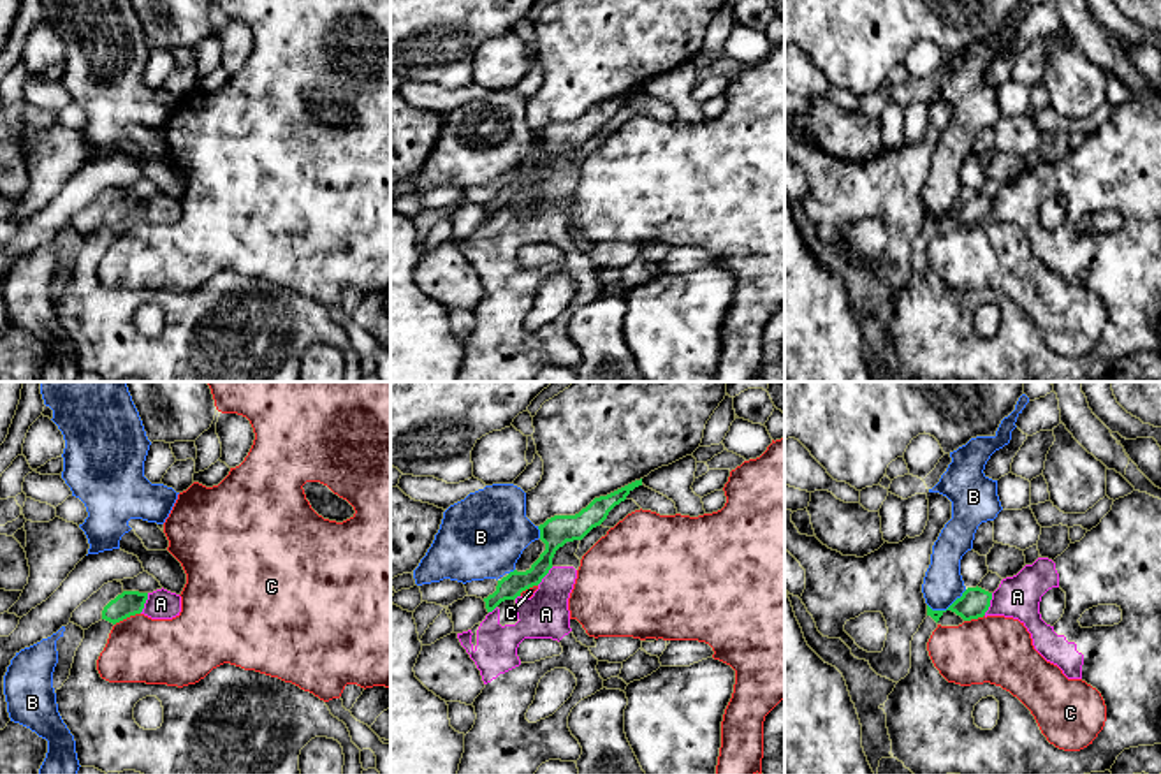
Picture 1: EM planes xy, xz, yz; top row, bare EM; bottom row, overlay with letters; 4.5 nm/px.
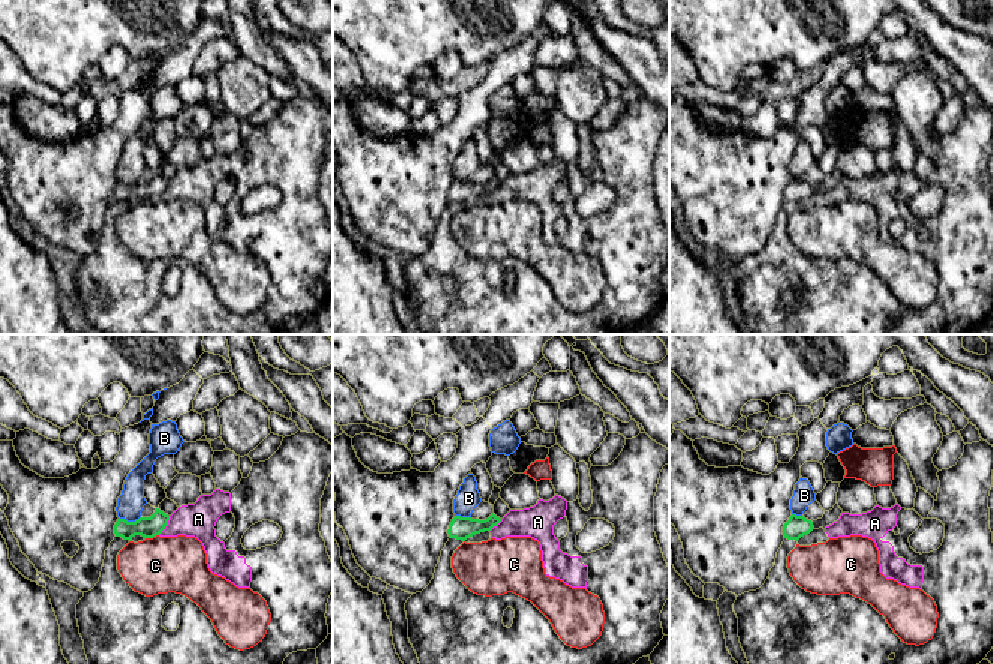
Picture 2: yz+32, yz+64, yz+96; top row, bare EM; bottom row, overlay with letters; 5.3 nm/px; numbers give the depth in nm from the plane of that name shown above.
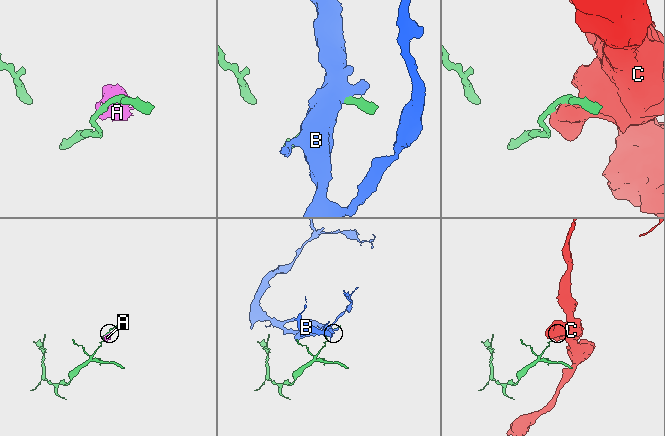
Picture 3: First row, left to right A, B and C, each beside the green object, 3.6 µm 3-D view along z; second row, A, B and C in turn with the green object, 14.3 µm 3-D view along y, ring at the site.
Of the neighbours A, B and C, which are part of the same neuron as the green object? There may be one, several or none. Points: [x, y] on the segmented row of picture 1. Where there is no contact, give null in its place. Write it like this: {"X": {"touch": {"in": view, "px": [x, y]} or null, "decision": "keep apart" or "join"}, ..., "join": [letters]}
{"A": {"touch": {"in": "yz", "px": [989, 604]}, "decision": "keep apart"}, "B": {"touch": {"in": "yz", "px": [949, 607]}, "decision": "keep apart"}, "C": {"touch": {"in": "xy", "px": [127, 616]}, "decision": "keep apart"}, "join": []}

